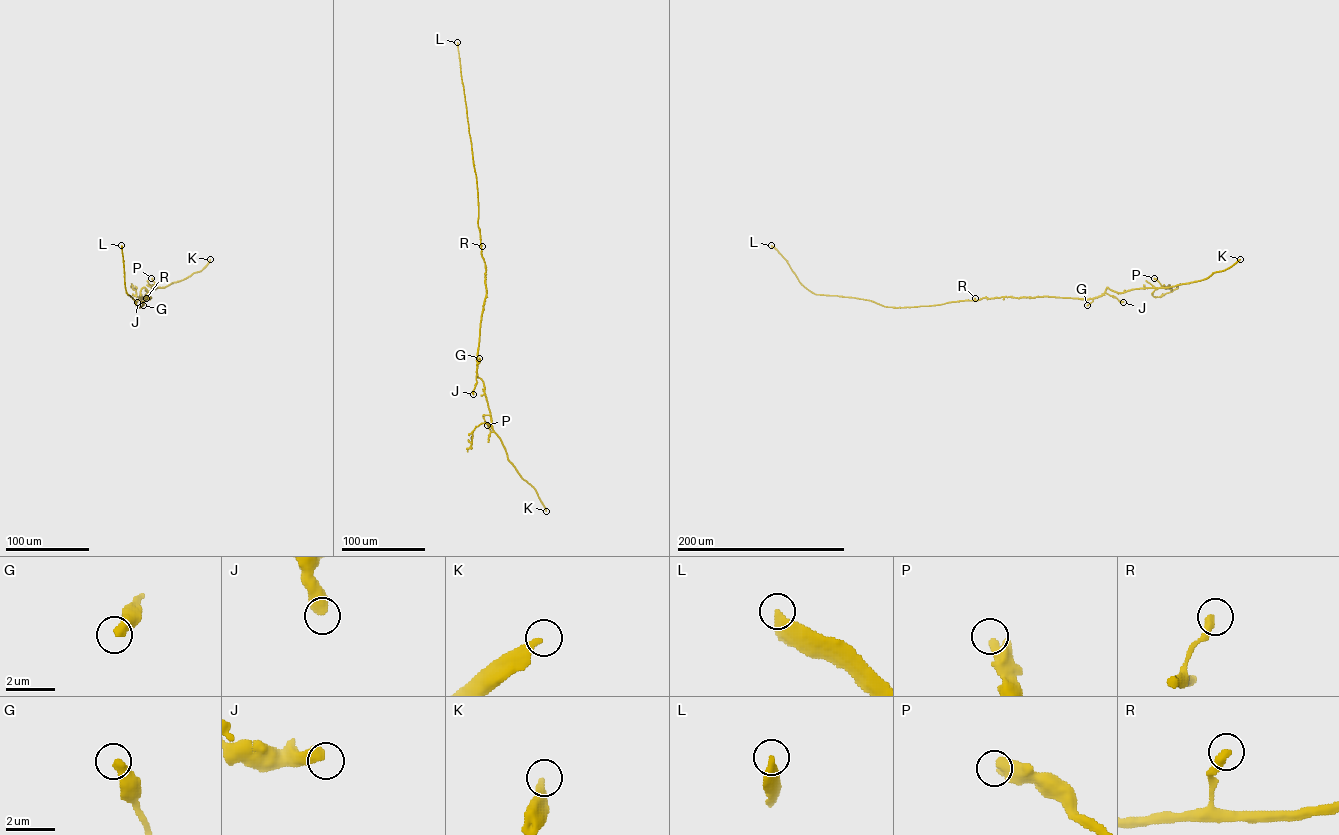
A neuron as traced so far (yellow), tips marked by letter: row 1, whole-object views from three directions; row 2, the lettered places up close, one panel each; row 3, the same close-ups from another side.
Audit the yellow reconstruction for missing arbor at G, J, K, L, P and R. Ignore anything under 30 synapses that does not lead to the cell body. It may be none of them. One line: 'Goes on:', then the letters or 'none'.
Goes on: L

